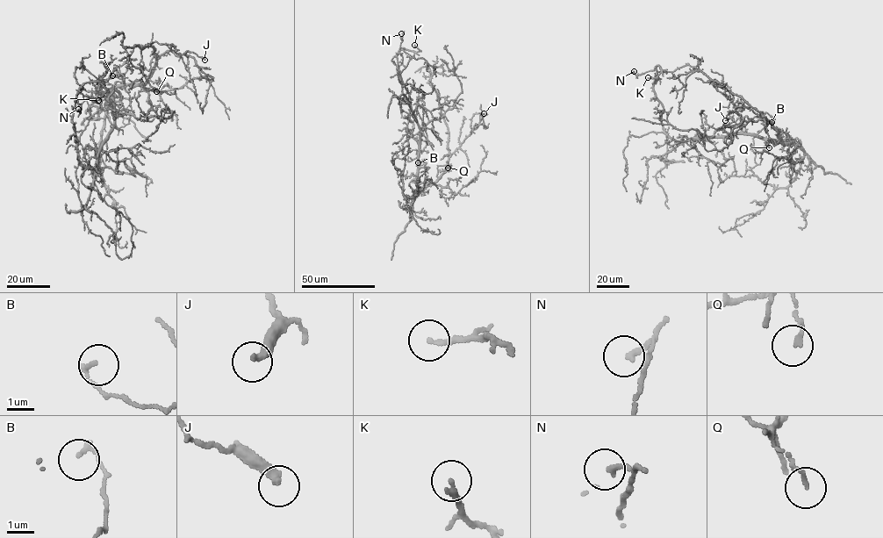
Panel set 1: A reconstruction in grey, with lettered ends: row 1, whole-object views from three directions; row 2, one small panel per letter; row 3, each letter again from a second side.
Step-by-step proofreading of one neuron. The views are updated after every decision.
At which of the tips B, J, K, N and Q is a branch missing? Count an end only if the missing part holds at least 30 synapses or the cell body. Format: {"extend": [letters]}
{"extend": []}

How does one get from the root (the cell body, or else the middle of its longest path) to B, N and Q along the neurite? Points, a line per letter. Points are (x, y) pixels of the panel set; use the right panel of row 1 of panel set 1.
B: (771, 139), (793, 142), (784, 132), (773, 129), (771, 122)
N: (771, 139), (730, 133), (675, 141), (661, 124), (663, 105), (653, 89), (656, 70), (636, 75), (634, 71)
Q: (771, 139), (793, 142), (780, 144), (771, 140), (767, 144), (769, 147)

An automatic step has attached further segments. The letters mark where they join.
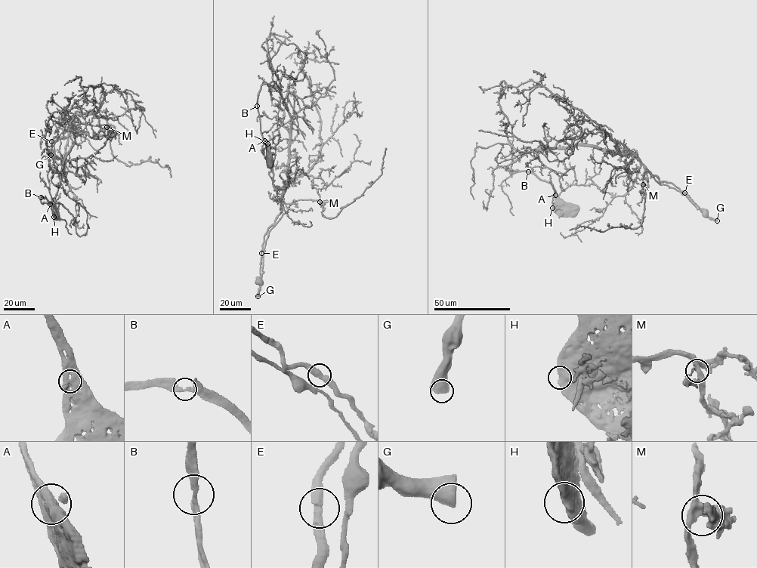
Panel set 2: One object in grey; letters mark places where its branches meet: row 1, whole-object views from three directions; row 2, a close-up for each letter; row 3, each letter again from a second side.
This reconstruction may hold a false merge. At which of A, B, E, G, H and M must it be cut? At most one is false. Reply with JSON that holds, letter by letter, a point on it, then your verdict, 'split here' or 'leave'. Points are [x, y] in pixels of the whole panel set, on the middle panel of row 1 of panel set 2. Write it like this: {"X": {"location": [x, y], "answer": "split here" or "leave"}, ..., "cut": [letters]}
{"A": {"location": [264, 140], "answer": "leave"}, "B": {"location": [257, 106], "answer": "leave"}, "E": {"location": [261, 253], "answer": "leave"}, "G": {"location": [257, 296], "answer": "leave"}, "H": {"location": [267, 143], "answer": "leave"}, "M": {"location": [319, 202], "answer": "leave"}, "cut": []}

